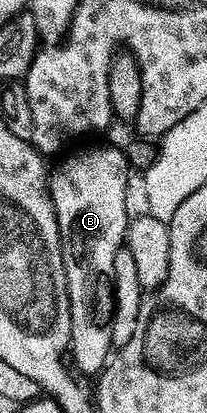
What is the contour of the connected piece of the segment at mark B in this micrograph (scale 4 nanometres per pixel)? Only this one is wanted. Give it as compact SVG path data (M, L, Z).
M92 148L68 157L54 172L49 175L48 187L54 212L57 214L58 233L62 239L62 261L68 286L68 302L72 318L69 355L80 367L91 364L95 370L101 369L111 359L112 321L114 314L113 267L118 251L124 248L126 228L129 216L124 204L127 176L130 173L128 160L118 148Z

